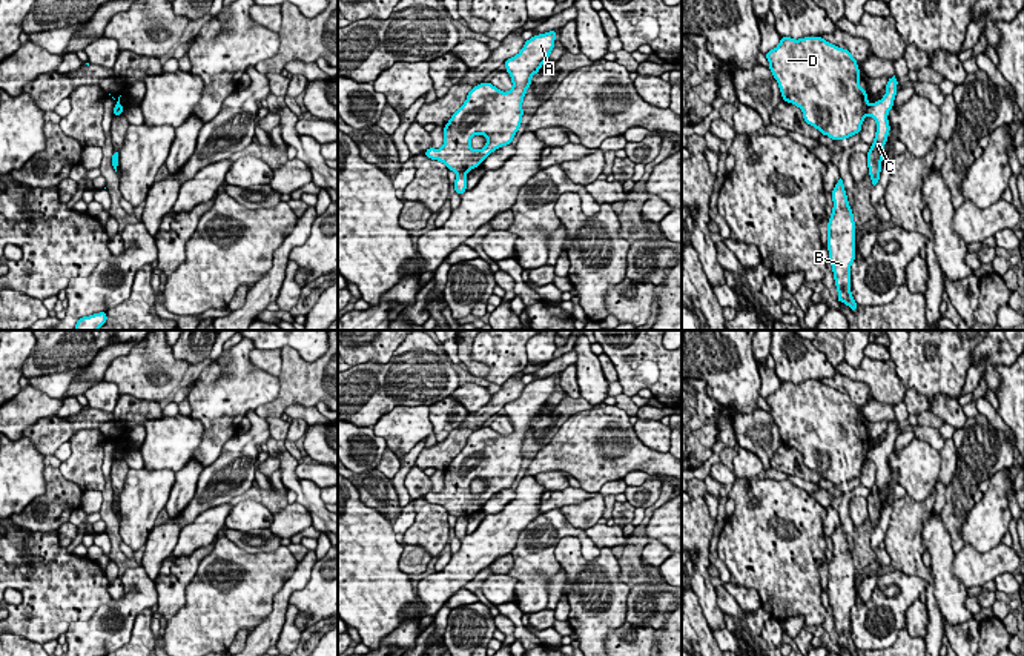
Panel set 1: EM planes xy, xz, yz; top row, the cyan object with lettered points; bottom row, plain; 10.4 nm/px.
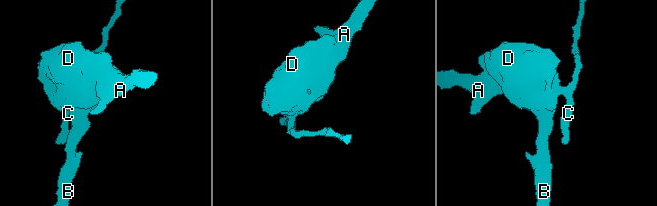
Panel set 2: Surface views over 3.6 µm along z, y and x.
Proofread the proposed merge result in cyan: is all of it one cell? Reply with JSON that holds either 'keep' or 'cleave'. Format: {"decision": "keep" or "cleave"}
{"decision": "cleave"}

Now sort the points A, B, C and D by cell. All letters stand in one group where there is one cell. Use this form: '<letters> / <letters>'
A B D / C

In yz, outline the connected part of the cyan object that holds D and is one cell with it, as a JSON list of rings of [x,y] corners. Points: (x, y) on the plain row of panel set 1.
[[[820,379],[794,384],[781,381],[778,390],[765,399],[769,413],[778,427],[785,446],[798,450],[808,469],[823,479],[844,484],[860,478],[867,459],[867,438],[860,432],[860,413],[847,393],[841,393]]]

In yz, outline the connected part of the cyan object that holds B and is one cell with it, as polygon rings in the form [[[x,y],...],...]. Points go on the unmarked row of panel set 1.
[[[840,522],[831,536],[834,555],[827,564],[827,595],[832,608],[834,624],[838,634],[838,645],[857,656],[857,647],[851,638],[851,608],[855,605],[855,565],[849,550],[843,524]]]

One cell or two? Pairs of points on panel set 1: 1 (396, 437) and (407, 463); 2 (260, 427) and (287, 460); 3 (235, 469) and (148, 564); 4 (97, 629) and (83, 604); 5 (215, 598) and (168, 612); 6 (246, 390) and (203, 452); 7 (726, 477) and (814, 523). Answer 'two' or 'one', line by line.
1: two
2: two
3: one
4: two
5: two
6: one
7: two

